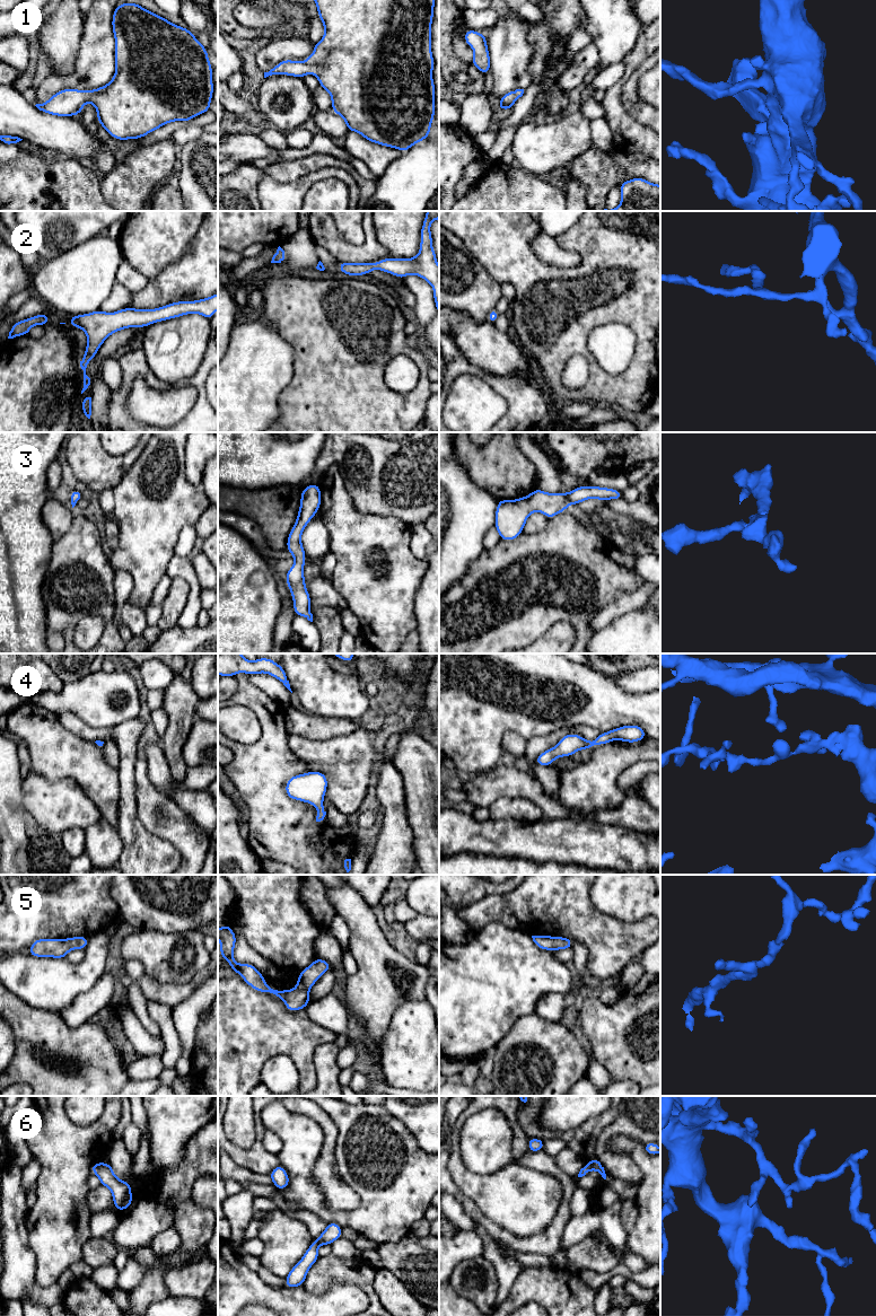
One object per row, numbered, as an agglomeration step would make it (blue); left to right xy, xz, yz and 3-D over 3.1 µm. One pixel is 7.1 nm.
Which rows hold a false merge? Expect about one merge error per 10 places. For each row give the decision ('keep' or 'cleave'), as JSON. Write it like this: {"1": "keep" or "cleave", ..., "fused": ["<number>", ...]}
{"1": "keep", "2": "keep", "3": "keep", "4": "keep", "5": "keep", "6": "keep", "fused": []}

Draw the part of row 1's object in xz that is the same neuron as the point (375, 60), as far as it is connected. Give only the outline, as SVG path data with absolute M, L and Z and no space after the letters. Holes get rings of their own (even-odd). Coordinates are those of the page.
M314 0L325 34L314 44L314 52L305 62L283 60L264 78L286 74L303 78L314 73L319 86L328 91L332 112L341 115L349 131L361 134L370 142L405 152L427 139L435 117L435 65L431 53L431 23L436 0Z

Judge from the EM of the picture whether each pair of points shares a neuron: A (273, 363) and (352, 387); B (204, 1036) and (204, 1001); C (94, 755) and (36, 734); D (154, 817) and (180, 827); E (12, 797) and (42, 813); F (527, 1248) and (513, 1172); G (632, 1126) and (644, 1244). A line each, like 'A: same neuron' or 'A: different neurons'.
A: different neurons
B: different neurons
C: same neuron
D: same neuron
E: different neurons
F: different neurons
G: different neurons

